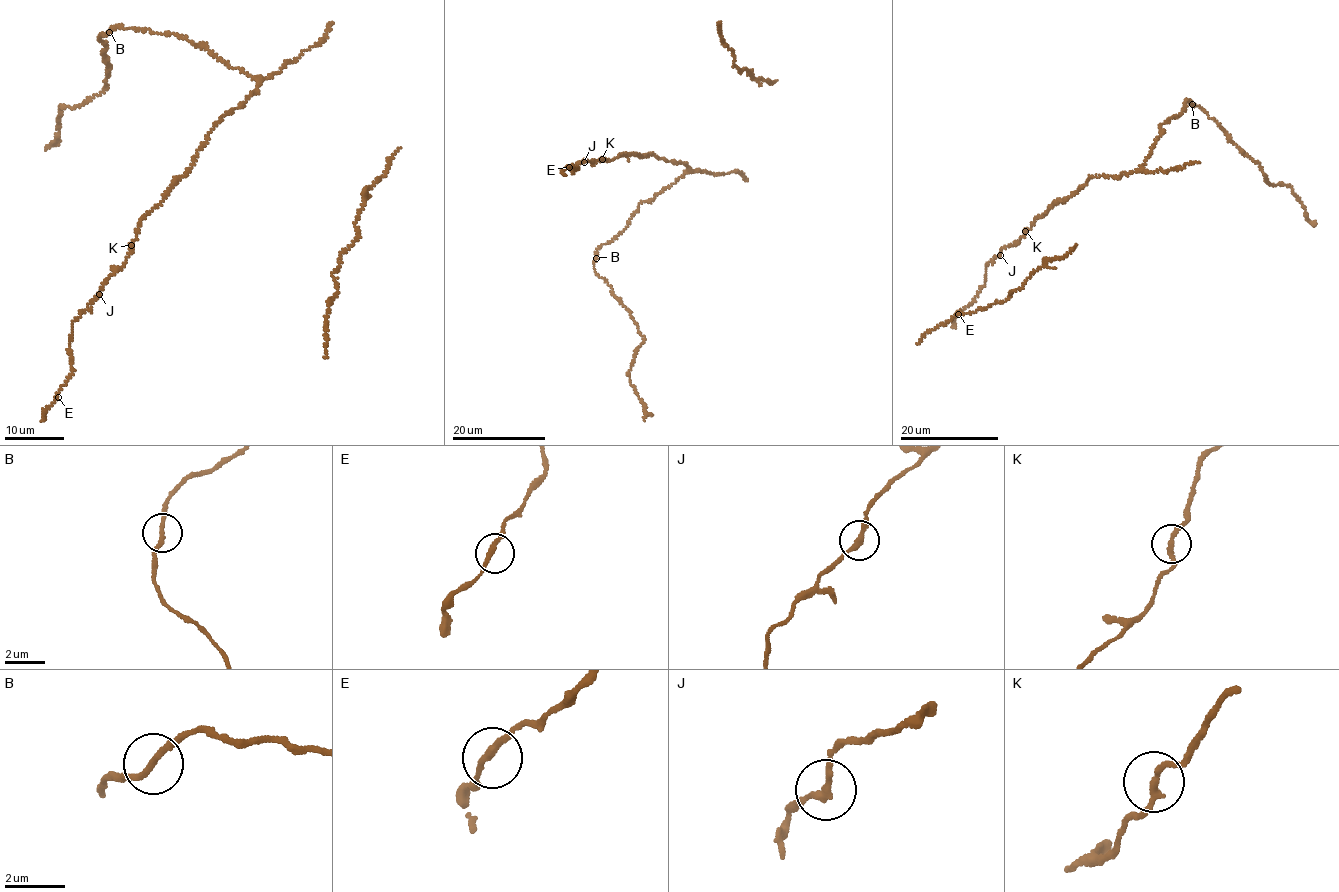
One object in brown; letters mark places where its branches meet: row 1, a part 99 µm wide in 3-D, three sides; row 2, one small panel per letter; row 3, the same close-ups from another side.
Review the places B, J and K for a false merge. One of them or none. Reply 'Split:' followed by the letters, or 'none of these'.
Split: none of these

